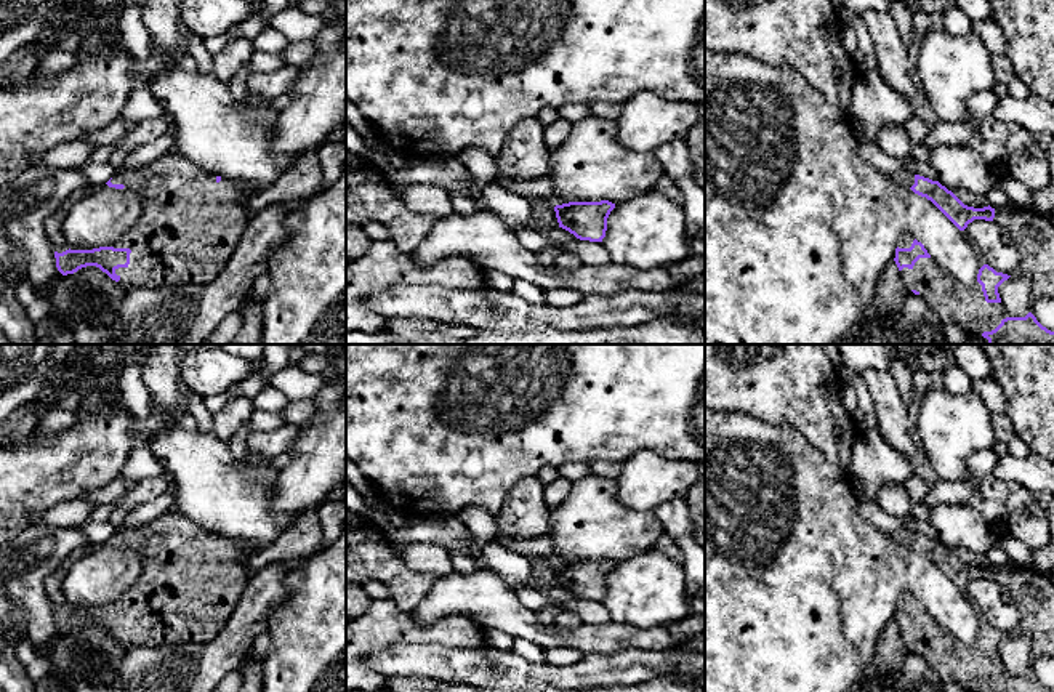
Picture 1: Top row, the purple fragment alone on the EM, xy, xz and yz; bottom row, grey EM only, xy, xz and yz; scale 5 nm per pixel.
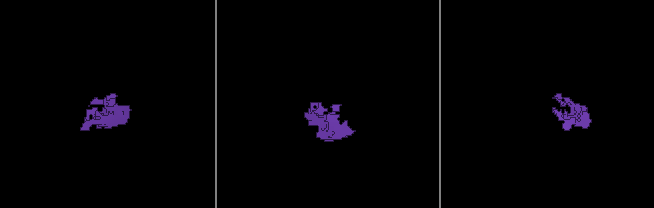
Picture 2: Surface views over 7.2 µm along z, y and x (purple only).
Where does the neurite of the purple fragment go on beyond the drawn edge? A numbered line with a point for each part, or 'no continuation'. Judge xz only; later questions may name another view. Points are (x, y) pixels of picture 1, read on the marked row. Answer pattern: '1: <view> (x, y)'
no continuation

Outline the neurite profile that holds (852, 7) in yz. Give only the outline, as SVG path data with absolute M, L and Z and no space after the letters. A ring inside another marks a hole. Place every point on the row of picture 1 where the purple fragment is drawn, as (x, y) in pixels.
M843 0L844 10L852 16L863 16L865 11L887 11L891 0Z

